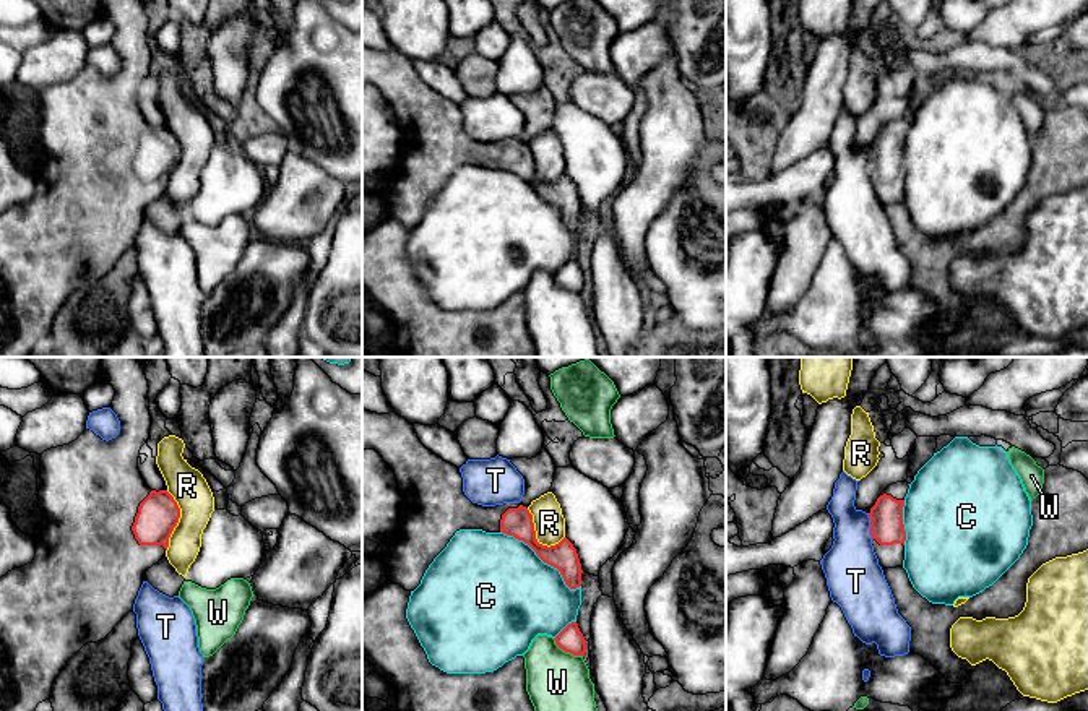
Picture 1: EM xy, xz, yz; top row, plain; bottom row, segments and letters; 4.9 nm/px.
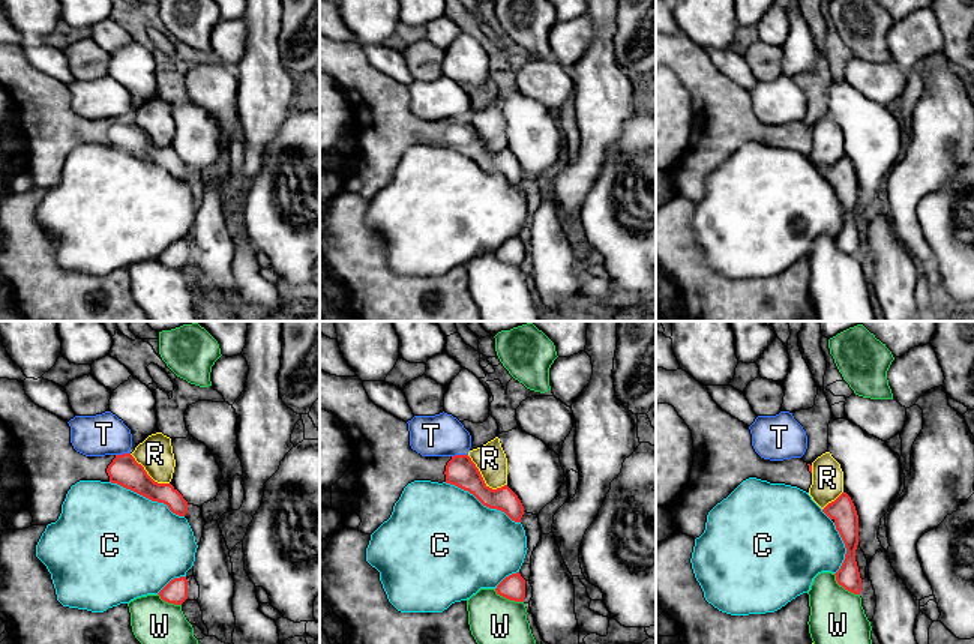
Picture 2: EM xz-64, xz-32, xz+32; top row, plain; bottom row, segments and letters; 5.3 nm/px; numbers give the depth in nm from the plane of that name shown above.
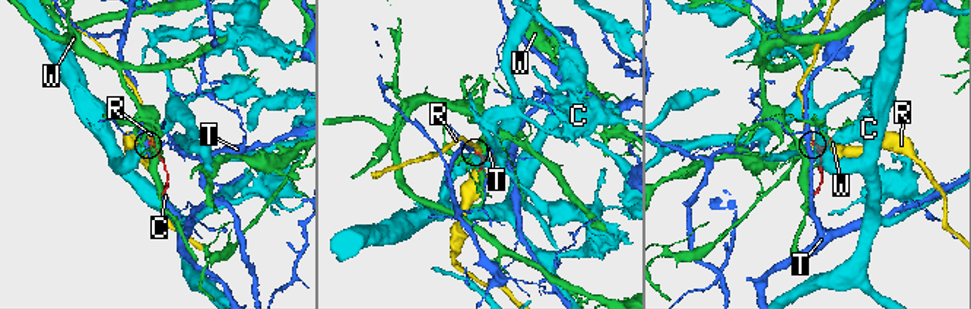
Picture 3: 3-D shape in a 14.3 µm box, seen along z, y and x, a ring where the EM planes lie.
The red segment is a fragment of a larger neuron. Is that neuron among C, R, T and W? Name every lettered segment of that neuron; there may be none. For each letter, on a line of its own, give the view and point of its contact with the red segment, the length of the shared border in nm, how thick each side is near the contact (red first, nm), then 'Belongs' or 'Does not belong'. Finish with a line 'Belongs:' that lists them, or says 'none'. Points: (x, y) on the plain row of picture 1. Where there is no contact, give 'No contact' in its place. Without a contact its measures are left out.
C: Touches red at xz (543, 197). Shared border 480 nm. Thickness 140 nm (red) against 500 nm. Does not belong
R: Touches red at xy (177, 158). Shared border 300 nm. Thickness 200 nm (red) against 180 nm. Does not belong
T: Touches red at yz (871, 163). Shared border 130 nm. Thickness 170 nm (red) against 280 nm. Does not belong
W: Touches red at xz (567, 288). Shared border 180 nm. Thickness 130 nm (red) against 320 nm. Does not belong
Belongs: none

